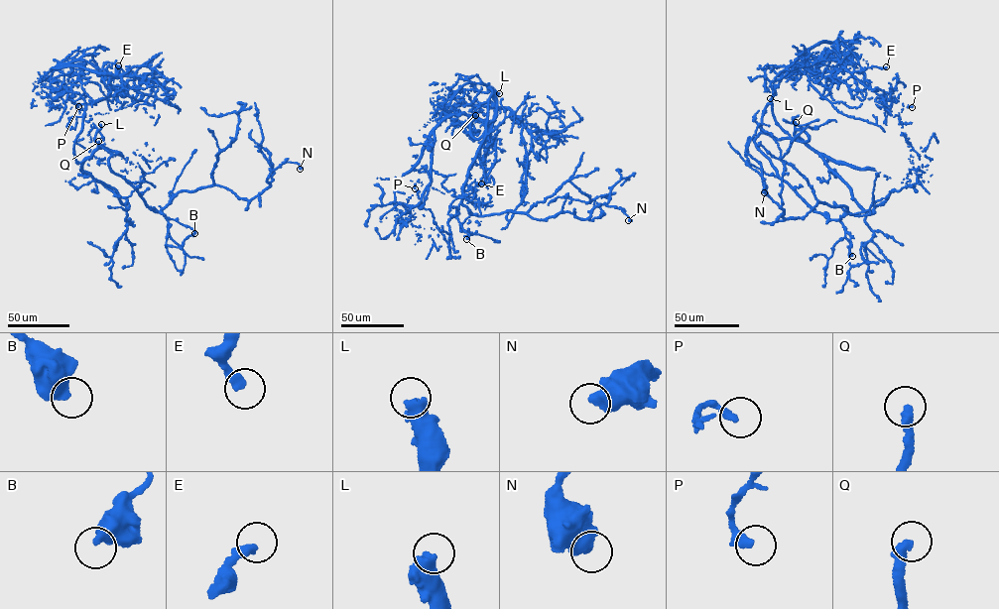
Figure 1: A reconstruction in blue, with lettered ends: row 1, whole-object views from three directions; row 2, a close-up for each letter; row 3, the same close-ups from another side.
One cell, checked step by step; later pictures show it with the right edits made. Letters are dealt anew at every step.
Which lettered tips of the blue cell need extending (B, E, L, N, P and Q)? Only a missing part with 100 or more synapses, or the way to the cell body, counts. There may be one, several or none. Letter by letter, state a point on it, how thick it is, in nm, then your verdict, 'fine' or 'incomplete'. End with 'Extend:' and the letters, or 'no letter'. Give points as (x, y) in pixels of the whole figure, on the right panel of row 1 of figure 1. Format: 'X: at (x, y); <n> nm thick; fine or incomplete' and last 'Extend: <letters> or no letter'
B: at (852, 256); 550 nm thick; fine
E: at (886, 66); 360 nm thick; fine
L: at (770, 98); 550 nm thick; incomplete
N: at (764, 192); 600 nm thick; fine
P: at (912, 107); 190 nm thick; fine
Q: at (796, 122); 340 nm thick; incomplete
Extend: L, Q

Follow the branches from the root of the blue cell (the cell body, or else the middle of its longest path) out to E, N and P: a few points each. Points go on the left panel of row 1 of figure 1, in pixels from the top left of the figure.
E: (88, 158), (79, 163), (73, 153), (85, 107), (71, 92), (79, 78), (69, 63), (120, 77), (118, 65)
N: (88, 158), (120, 153), (109, 167), (157, 211), (214, 184), (251, 200), (283, 163), (300, 169)
P: (88, 158), (73, 153), (85, 107), (69, 63), (128, 87), (78, 106)

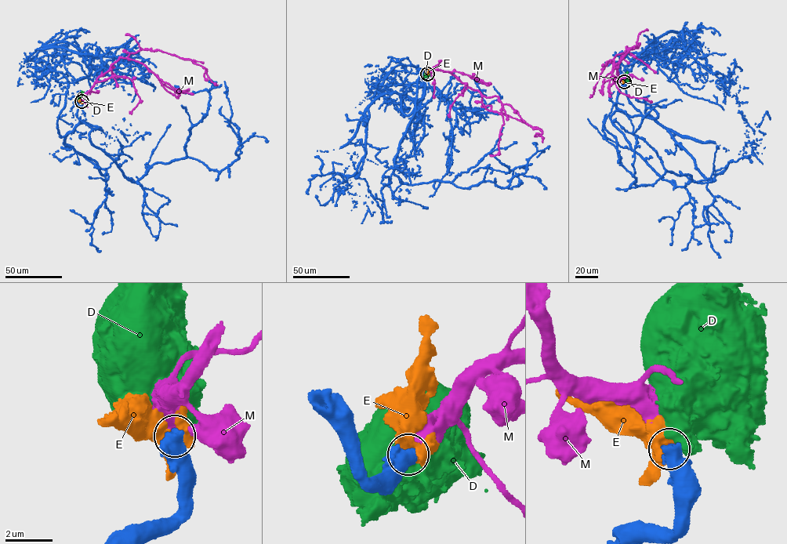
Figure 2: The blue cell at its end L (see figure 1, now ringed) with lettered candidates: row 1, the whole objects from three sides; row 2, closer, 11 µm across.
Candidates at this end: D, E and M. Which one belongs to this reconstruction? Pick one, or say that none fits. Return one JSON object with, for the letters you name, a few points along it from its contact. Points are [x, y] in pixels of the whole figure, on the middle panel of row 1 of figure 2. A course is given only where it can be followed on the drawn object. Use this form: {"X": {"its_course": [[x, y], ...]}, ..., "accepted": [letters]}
{"M": {"its_course": [[427, 74], [437, 69], [450, 72], [479, 91], [481, 103], [487, 110], [542, 130], [538, 136], [542, 143]]}, "accepted": ["M"]}

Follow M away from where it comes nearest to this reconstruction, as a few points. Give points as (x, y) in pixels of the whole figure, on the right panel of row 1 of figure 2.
M: (624, 81), (617, 74), (617, 63), (625, 47), (638, 46), (629, 49), (611, 72), (612, 93)

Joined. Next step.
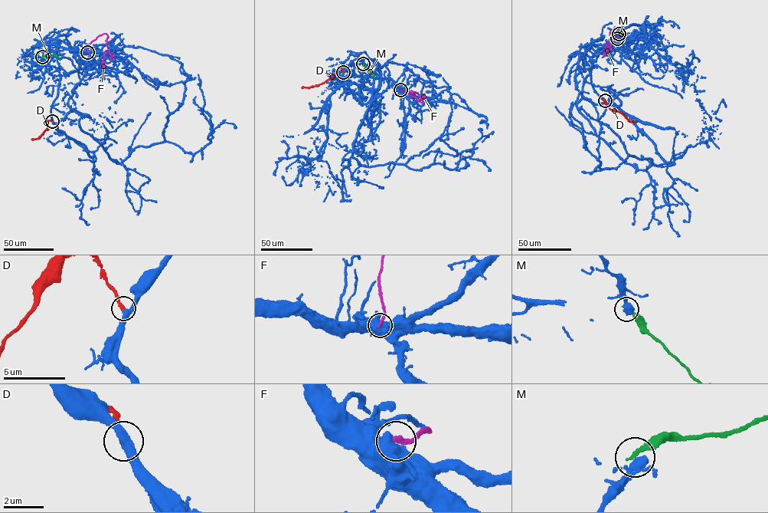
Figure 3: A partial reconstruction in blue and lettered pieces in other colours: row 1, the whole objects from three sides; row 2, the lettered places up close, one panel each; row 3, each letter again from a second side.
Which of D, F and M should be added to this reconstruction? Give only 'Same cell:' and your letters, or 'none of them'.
Same cell: D

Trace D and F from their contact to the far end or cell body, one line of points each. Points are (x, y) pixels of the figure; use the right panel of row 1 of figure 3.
D: (604, 100), (610, 110), (635, 122)
F: (617, 39), (623, 24), (621, 28), (609, 32), (611, 39), (607, 44), (605, 54)

